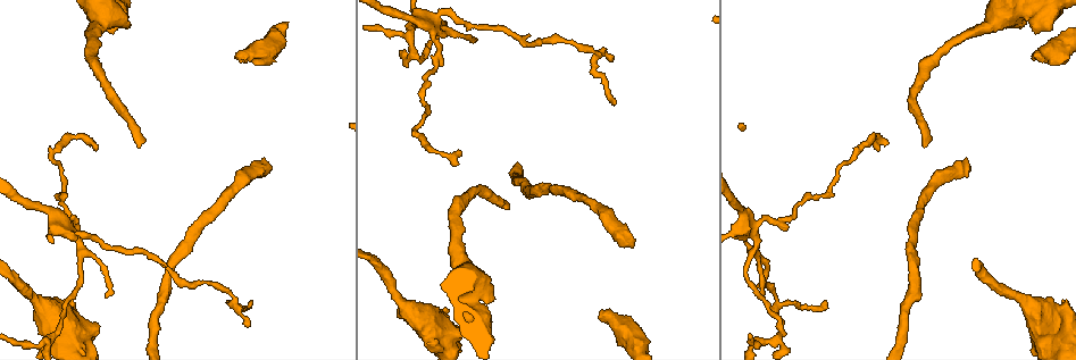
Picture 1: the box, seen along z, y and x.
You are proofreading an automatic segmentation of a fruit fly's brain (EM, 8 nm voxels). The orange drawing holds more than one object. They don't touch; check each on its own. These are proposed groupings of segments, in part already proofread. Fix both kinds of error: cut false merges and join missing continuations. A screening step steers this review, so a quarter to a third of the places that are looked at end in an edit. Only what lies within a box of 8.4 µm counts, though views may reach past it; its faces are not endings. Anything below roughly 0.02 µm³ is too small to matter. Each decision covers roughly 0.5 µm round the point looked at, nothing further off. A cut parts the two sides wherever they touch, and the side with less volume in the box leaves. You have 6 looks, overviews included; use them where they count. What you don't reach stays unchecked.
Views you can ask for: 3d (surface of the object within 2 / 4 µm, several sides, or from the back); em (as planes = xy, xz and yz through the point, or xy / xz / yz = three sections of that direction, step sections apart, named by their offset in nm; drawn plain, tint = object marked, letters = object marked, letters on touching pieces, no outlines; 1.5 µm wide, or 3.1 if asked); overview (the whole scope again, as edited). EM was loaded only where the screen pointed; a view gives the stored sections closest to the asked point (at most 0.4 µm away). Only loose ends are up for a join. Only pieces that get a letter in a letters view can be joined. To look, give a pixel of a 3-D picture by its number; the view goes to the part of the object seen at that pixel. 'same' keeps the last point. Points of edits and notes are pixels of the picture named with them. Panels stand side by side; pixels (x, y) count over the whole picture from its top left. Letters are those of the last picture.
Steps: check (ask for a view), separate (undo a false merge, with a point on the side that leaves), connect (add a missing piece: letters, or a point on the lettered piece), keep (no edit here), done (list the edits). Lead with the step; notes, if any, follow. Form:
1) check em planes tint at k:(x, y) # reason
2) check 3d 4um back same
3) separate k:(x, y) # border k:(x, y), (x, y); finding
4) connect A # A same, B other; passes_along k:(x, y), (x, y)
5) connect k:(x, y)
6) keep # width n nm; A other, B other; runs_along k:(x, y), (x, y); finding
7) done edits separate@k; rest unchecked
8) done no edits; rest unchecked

check em planes letters at 1:(266, 166) # an open end

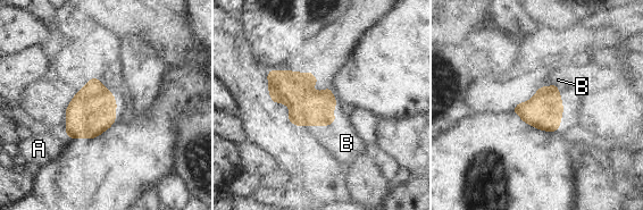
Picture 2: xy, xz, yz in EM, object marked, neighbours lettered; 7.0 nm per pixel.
connect B # A other, B same; passes_along 2:(308, 107), (330, 124), (347, 143); it goes on there

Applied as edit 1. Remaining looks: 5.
check overview

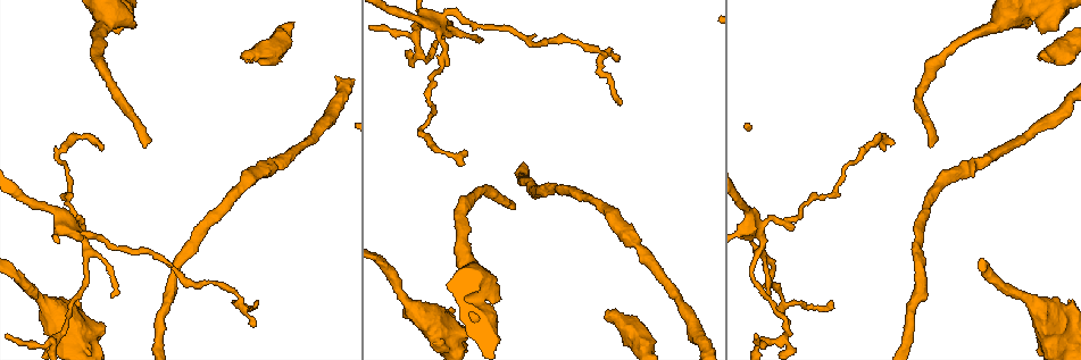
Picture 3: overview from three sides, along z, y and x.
check em xy step 4 letters at 3:(510, 203) # end of a long branch

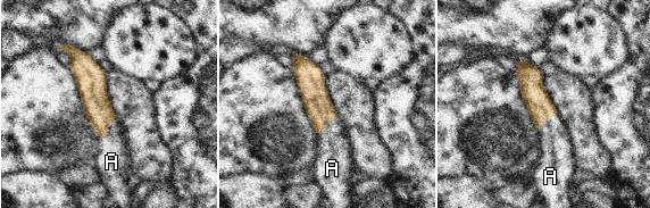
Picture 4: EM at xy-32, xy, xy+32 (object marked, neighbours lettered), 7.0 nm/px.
connect A # width 180 nm; A same; passes_along 4:(96, 104), (108, 131), (111, 161); it goes on there

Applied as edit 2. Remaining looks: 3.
check overview

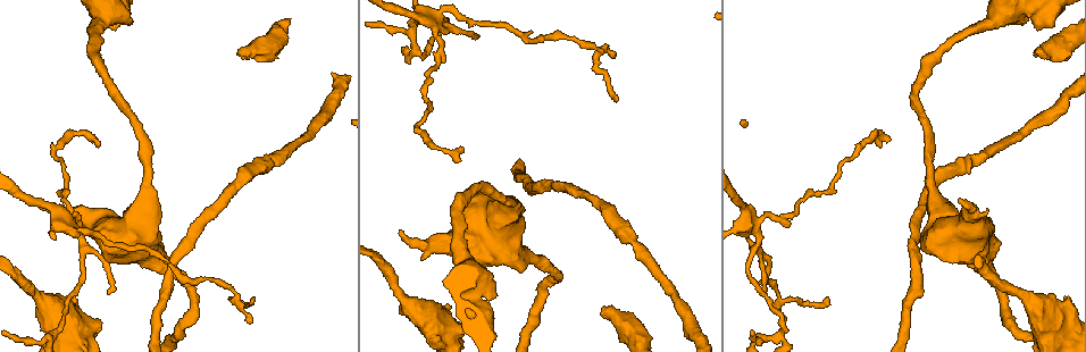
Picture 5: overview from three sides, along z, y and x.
check 3d 4um at 5:(602, 314) # branch stops here

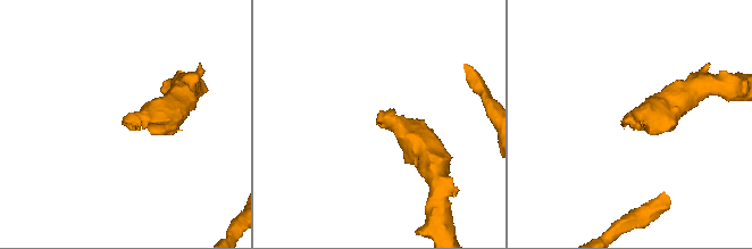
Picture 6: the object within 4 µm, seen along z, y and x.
check em planes letters at 6:(123, 120)

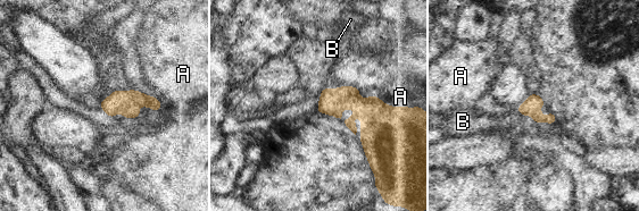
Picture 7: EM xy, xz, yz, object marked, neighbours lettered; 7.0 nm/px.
connect B # A other, B same; passes_along 7:(530, 107), (520, 112), (487, 124); it goes on there

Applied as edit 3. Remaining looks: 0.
done edits connect@2, connect@4, connect@7; rest unchecked

